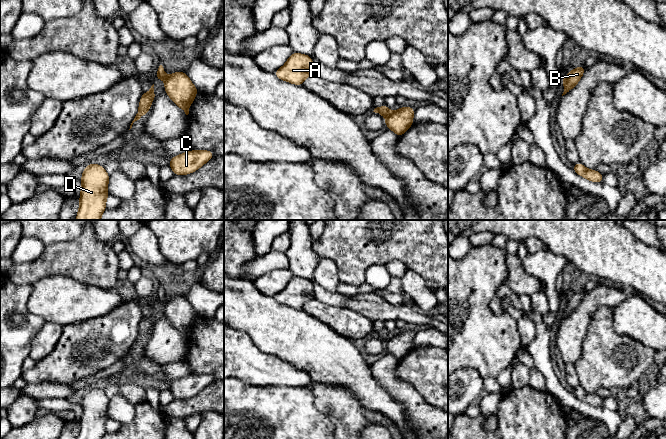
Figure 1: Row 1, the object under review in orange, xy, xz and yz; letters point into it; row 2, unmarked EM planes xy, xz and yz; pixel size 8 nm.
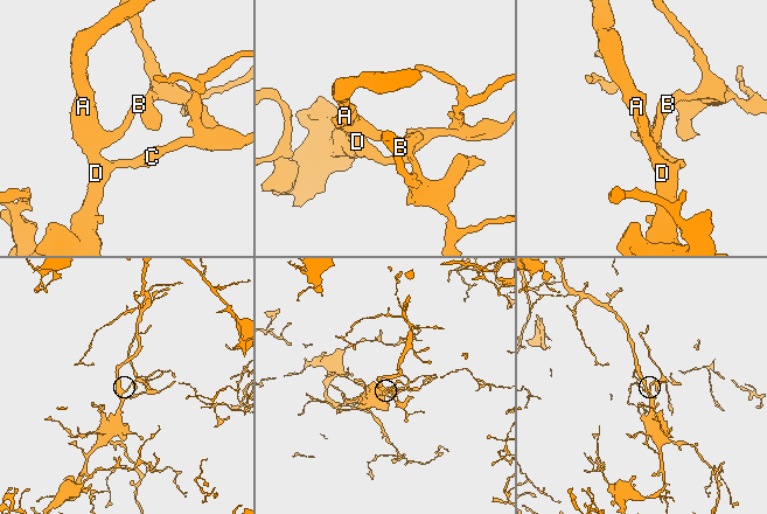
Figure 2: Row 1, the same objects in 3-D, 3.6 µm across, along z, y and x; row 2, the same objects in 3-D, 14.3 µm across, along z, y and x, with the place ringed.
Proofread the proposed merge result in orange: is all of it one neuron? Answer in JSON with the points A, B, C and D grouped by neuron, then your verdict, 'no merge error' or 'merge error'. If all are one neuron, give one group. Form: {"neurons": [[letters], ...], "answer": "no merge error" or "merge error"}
{"neurons": [["A", "C", "D"], ["B"]], "answer": "merge error"}

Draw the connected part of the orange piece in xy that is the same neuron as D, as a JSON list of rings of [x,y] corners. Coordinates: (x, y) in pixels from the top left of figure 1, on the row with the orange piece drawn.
[[[92,163],[84,168],[76,220],[101,220],[107,209],[106,199],[110,196],[107,189],[109,178],[110,175],[99,164]]]

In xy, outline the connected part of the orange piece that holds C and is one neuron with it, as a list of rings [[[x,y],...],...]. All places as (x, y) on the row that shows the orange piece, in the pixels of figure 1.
[[[188,150],[170,159],[169,166],[174,175],[184,176],[197,171],[209,160],[214,158],[210,150]]]

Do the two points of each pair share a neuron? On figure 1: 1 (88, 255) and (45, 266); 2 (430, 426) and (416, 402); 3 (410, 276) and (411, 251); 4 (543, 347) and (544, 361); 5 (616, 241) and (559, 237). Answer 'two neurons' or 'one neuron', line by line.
1: one neuron
2: one neuron
3: two neurons
4: one neuron
5: one neuron

